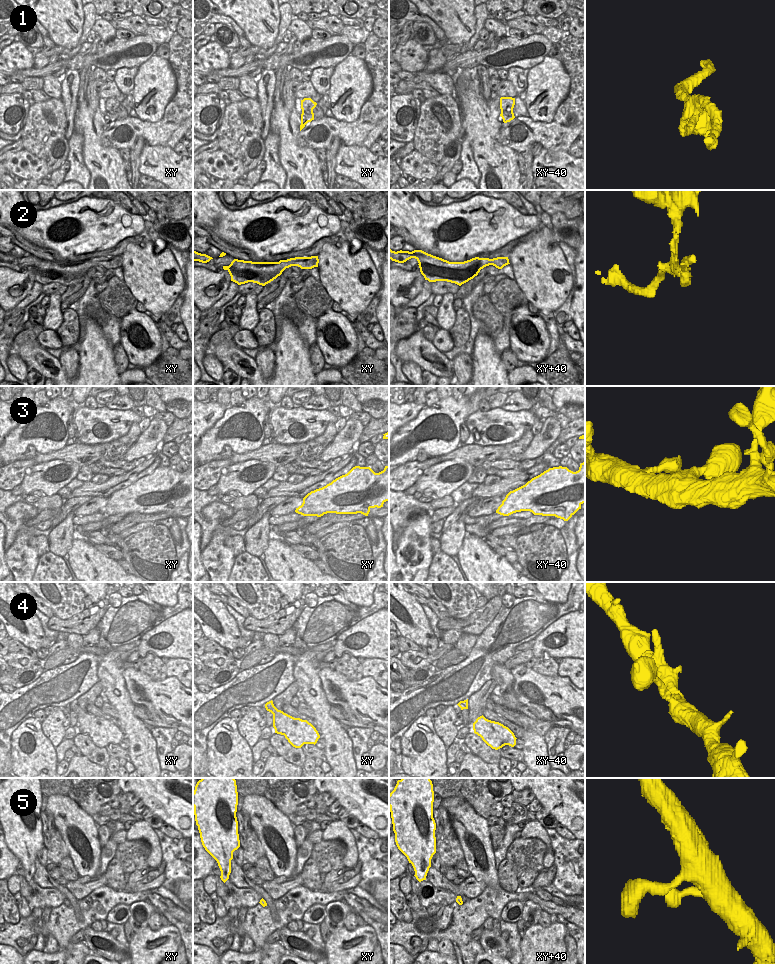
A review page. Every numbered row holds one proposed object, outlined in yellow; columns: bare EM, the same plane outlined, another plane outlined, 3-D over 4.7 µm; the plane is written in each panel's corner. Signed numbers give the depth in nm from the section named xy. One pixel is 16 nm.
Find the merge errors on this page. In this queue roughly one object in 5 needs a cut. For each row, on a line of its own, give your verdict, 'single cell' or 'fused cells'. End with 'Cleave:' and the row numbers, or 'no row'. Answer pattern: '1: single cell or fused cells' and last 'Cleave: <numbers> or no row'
1: fused cells
2: fused cells
3: single cell
4: single cell
5: single cell
Cleave: 1, 2

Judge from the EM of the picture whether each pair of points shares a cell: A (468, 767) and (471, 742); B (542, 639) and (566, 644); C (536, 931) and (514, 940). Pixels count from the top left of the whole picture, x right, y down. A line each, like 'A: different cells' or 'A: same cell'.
A: different cells
B: same cell
C: different cells

